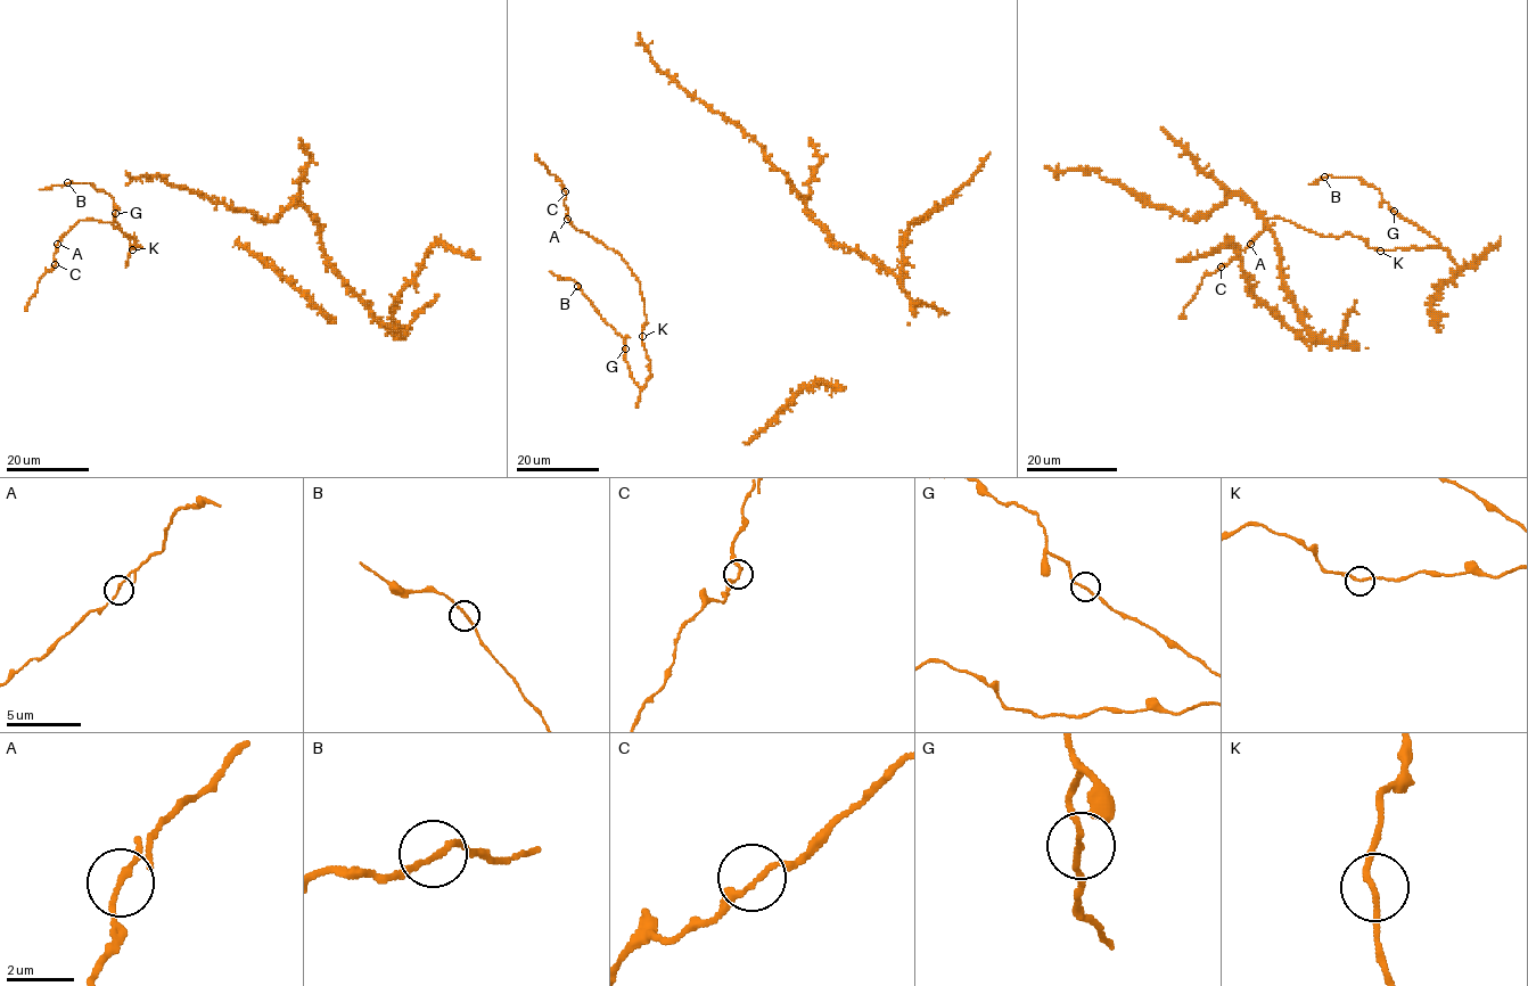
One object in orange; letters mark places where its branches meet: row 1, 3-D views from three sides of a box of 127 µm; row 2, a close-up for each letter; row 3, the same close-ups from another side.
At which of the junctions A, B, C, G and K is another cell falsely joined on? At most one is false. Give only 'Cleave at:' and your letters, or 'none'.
Cleave at: none

